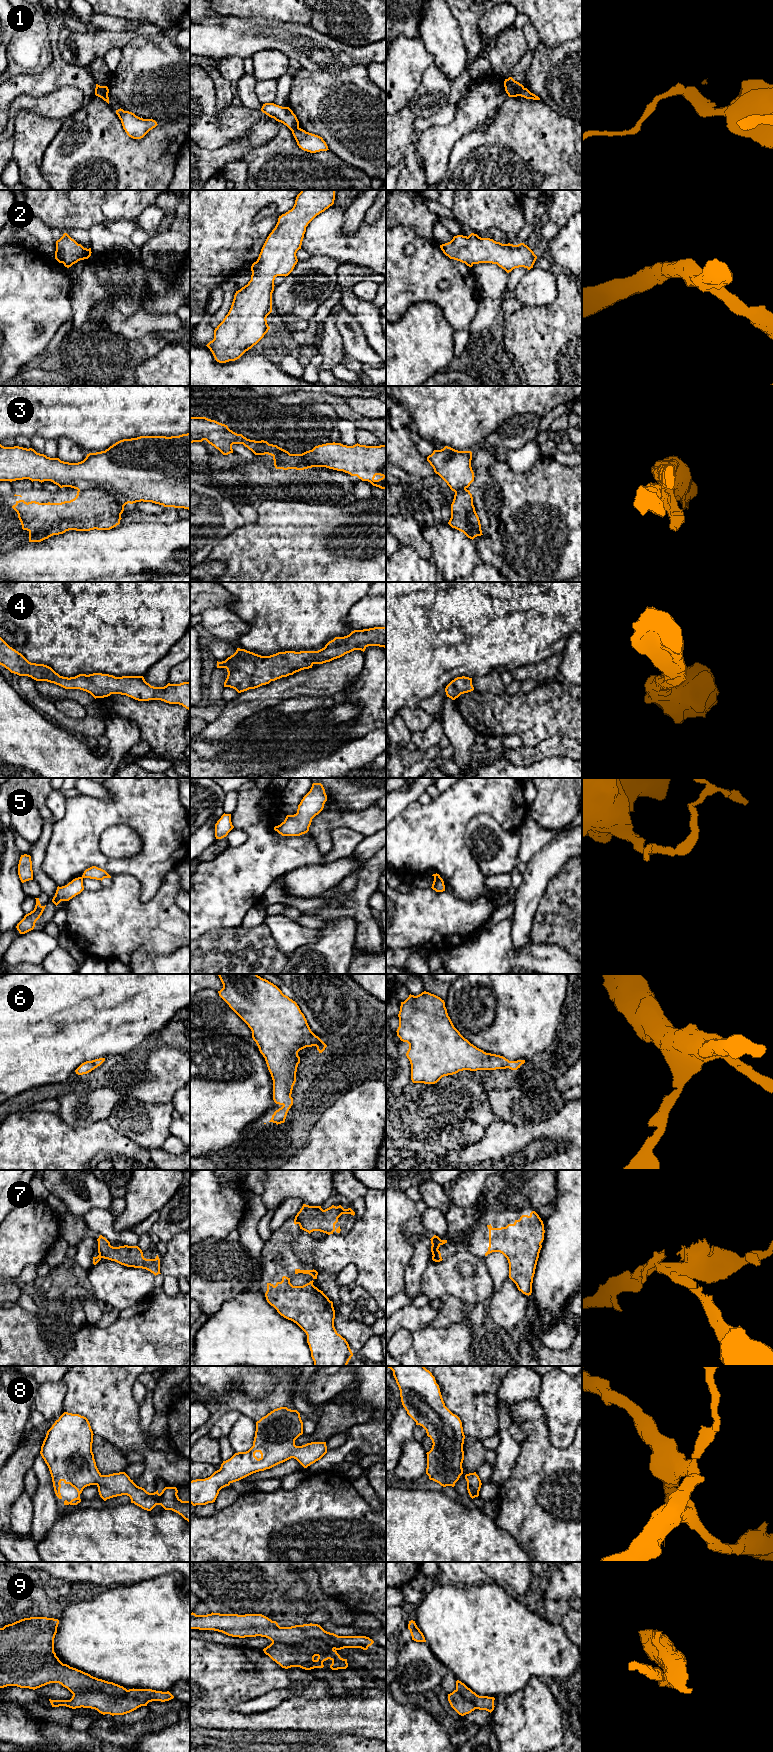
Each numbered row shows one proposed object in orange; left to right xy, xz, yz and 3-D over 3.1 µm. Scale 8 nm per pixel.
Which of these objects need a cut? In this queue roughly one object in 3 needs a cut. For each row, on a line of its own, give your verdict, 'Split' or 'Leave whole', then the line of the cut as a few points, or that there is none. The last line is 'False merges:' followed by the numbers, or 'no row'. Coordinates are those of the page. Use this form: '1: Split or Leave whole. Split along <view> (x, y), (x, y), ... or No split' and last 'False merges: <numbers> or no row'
1: Split. Split along yz (523, 87), (520, 95)
2: Leave whole. No split
3: Split. Split along xy (78, 489), (103, 489), (119, 495), (129, 502)
4: Leave whole. No split
5: Split. Split along yz (434, 876), (439, 877)
6: Leave whole. No split
7: Split. Split along yz (437, 1249), (433, 1255)
8: Leave whole. No split
9: Split. Split along xz (272, 1641), (302, 1643), (311, 1638), (318, 1638), (333, 1649)
False merges: 1, 3, 5, 7, 9

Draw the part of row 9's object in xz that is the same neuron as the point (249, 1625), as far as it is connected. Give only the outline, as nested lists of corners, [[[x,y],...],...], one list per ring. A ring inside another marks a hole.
[[[190,1613],[190,1629],[214,1630],[232,1637],[266,1637],[272,1642],[299,1644],[315,1638],[324,1641],[335,1650],[361,1648],[367,1650],[374,1641],[366,1636],[338,1636],[325,1631],[318,1624],[303,1624],[280,1627],[262,1614],[220,1614],[196,1615]]]

